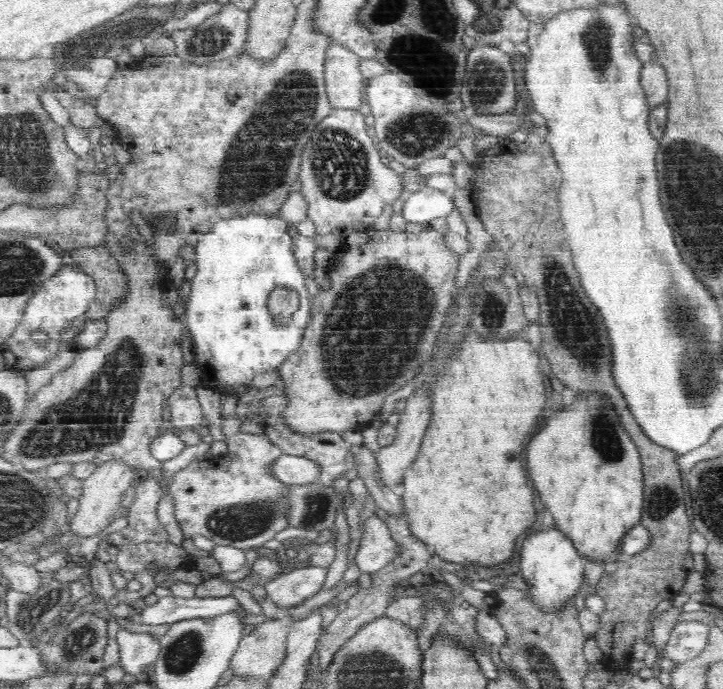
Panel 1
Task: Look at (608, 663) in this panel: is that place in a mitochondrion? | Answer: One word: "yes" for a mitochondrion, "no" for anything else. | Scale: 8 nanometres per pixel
no

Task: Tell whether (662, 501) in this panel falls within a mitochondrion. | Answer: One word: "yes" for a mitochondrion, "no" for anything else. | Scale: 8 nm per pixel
yes

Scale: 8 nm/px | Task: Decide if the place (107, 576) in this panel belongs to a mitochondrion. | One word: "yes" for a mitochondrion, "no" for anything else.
no

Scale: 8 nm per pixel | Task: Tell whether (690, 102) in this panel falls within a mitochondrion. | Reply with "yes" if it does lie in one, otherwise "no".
no

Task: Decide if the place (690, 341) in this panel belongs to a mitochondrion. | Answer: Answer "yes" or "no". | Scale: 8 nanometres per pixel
yes

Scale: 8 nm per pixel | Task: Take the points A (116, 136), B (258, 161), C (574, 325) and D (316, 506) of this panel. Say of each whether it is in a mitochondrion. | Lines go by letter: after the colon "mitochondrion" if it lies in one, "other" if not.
A: other
B: mitochondrion
C: mitochondrion
D: mitochondrion

